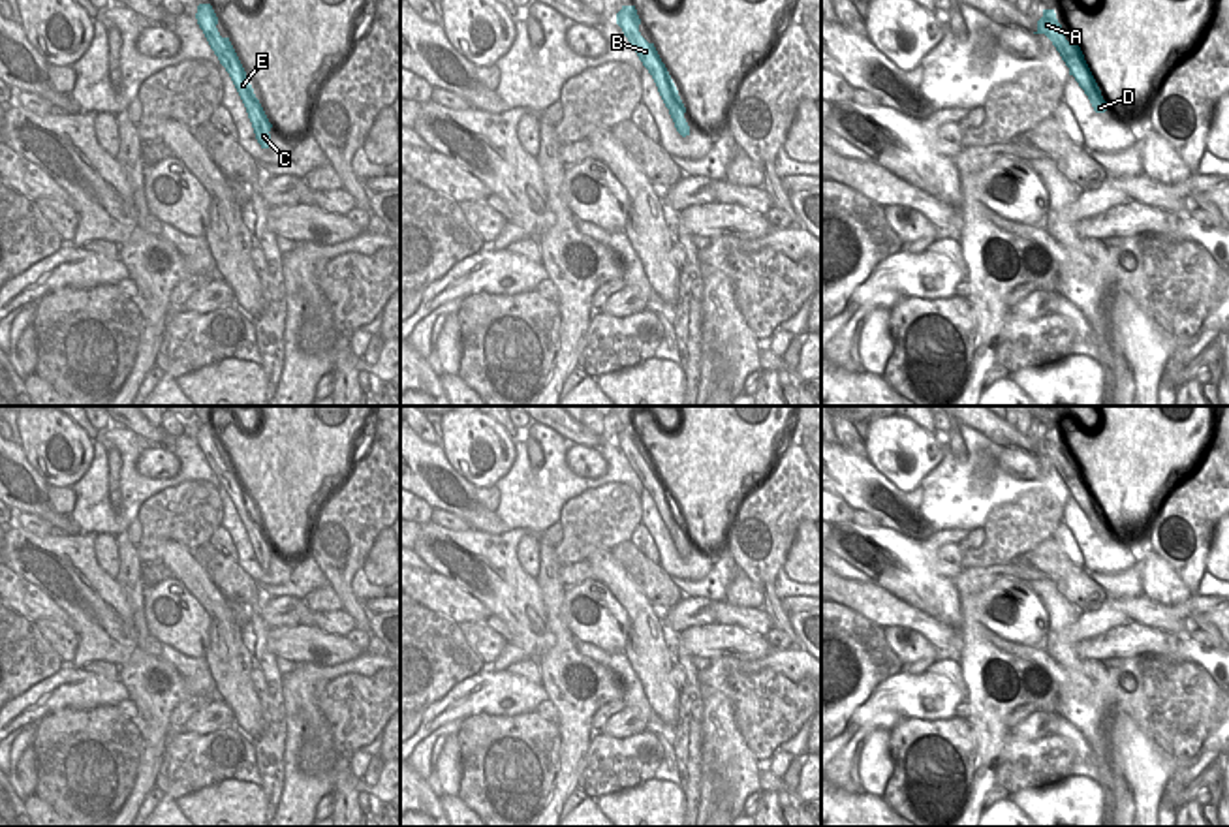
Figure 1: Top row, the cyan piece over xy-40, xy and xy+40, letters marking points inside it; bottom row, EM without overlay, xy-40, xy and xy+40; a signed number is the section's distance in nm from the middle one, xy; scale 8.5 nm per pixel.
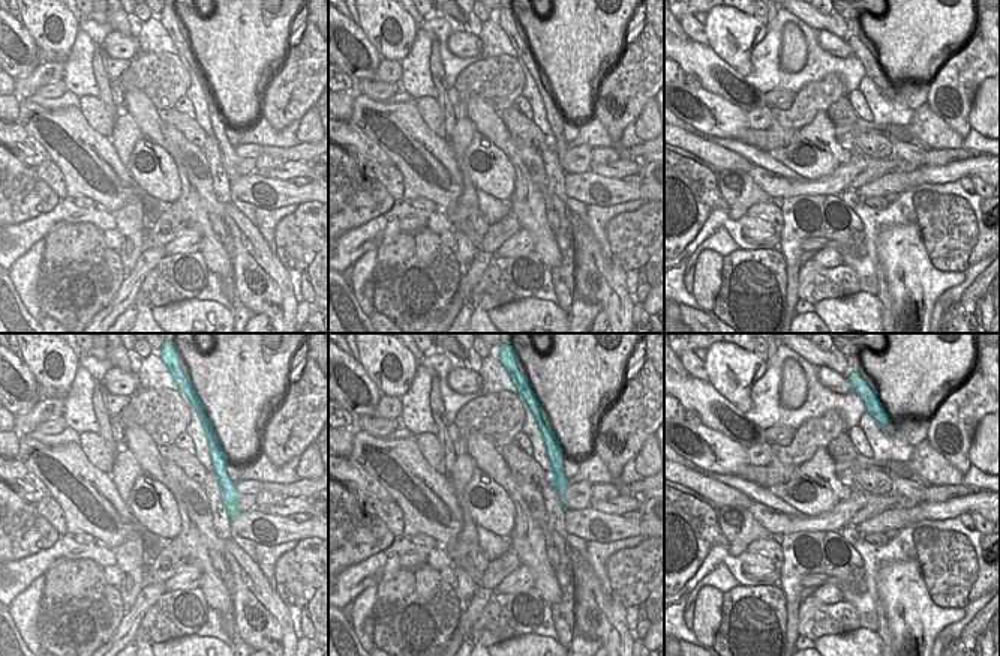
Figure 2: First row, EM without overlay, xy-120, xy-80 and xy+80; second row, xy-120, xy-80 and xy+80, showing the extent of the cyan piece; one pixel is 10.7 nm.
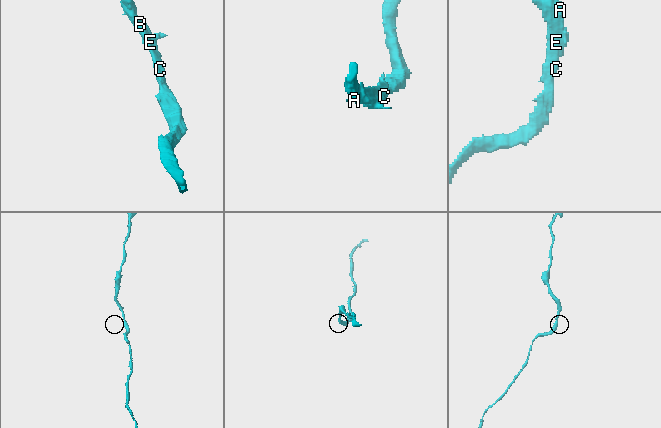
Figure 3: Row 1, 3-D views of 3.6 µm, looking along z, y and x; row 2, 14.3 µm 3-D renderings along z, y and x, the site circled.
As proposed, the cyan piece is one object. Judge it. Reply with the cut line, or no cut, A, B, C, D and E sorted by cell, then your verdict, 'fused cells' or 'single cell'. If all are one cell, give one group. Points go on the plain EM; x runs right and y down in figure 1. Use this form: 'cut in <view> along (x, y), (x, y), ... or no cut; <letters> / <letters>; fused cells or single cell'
no cut; A B C D E; single cell

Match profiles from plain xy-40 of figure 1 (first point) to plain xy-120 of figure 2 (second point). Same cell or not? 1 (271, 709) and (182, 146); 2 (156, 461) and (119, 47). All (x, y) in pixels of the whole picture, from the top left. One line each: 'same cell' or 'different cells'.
1: different cells
2: same cell

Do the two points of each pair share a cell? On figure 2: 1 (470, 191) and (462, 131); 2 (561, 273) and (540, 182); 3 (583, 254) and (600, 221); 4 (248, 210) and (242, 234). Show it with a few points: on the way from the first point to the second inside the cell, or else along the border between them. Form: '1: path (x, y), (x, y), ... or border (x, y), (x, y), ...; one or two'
1: path (465, 176), (461, 164), (461, 146); one
2: border (544, 171), (547, 194), (555, 209); two
3: border (582, 219), (601, 252), (610, 260); two
4: border (231, 201), (254, 224); two

